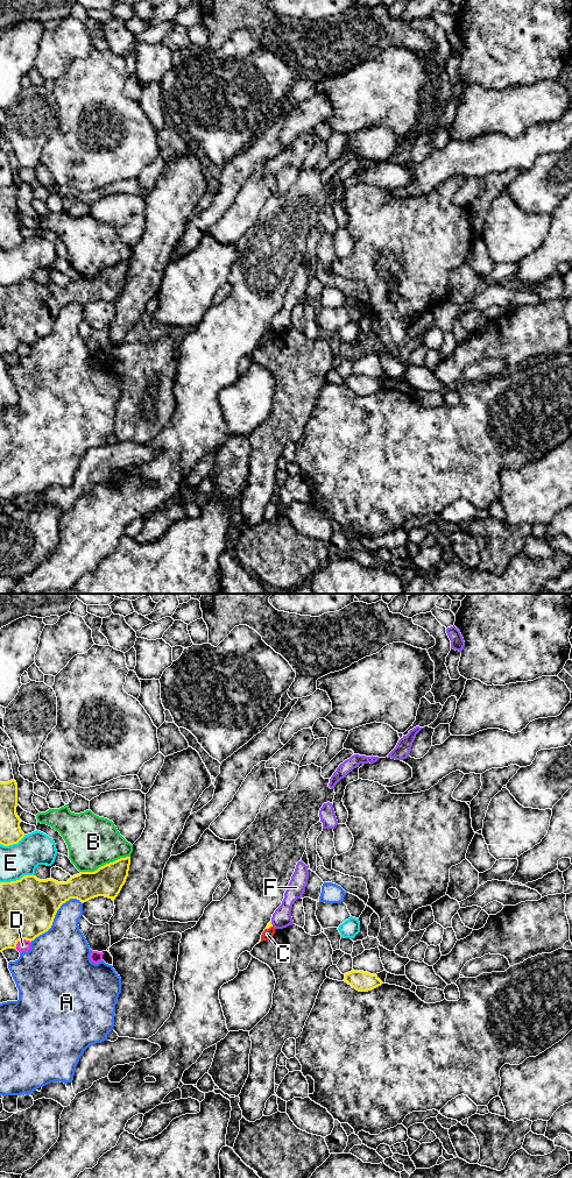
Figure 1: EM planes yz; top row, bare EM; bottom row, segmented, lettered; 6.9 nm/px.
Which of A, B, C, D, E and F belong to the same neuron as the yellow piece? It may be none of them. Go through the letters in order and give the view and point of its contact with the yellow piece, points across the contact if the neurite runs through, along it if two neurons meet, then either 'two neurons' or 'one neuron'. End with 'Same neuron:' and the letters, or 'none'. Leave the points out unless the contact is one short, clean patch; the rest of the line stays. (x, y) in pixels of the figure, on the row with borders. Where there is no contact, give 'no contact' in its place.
A: yz (54, 916) | two neurons
B: yz (106, 864) | two neurons
C: yz (268, 928) | along yz (272, 925), (266, 929) | two neurons
D: yz (21, 938) | two neurons
E: yz (16, 880) | two neurons
F: yz (272, 924) | along yz (270, 922), (273, 925) | two neurons
Same neuron: none

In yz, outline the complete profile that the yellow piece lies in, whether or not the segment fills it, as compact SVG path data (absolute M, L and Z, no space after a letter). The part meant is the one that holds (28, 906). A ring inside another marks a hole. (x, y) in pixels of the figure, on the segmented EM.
M130 857L120 858L94 872L80 872L66 882L58 882L54 879L40 880L35 875L0 882L0 952L15 949L20 939L31 942L47 932L52 925L57 910L70 899L77 899L84 903L91 899L105 896L114 901L126 882L129 865Z

